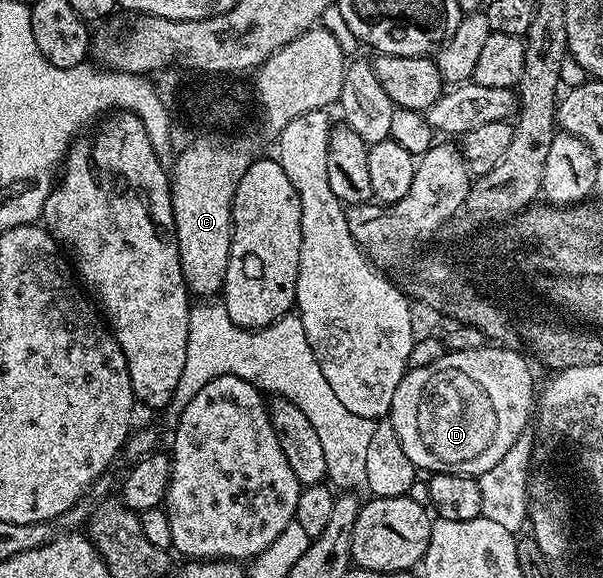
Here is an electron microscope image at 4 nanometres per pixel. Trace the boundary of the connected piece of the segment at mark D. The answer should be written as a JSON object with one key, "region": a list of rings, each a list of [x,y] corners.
{"region":[[[500,345],[462,351],[446,350],[445,355],[439,357],[439,361],[431,361],[431,365],[408,368],[392,398],[387,419],[393,424],[399,445],[403,445],[403,453],[411,457],[414,467],[425,473],[478,477],[506,456],[507,449],[530,426],[535,411],[535,387],[533,391],[530,360],[525,360],[519,352]]]}

